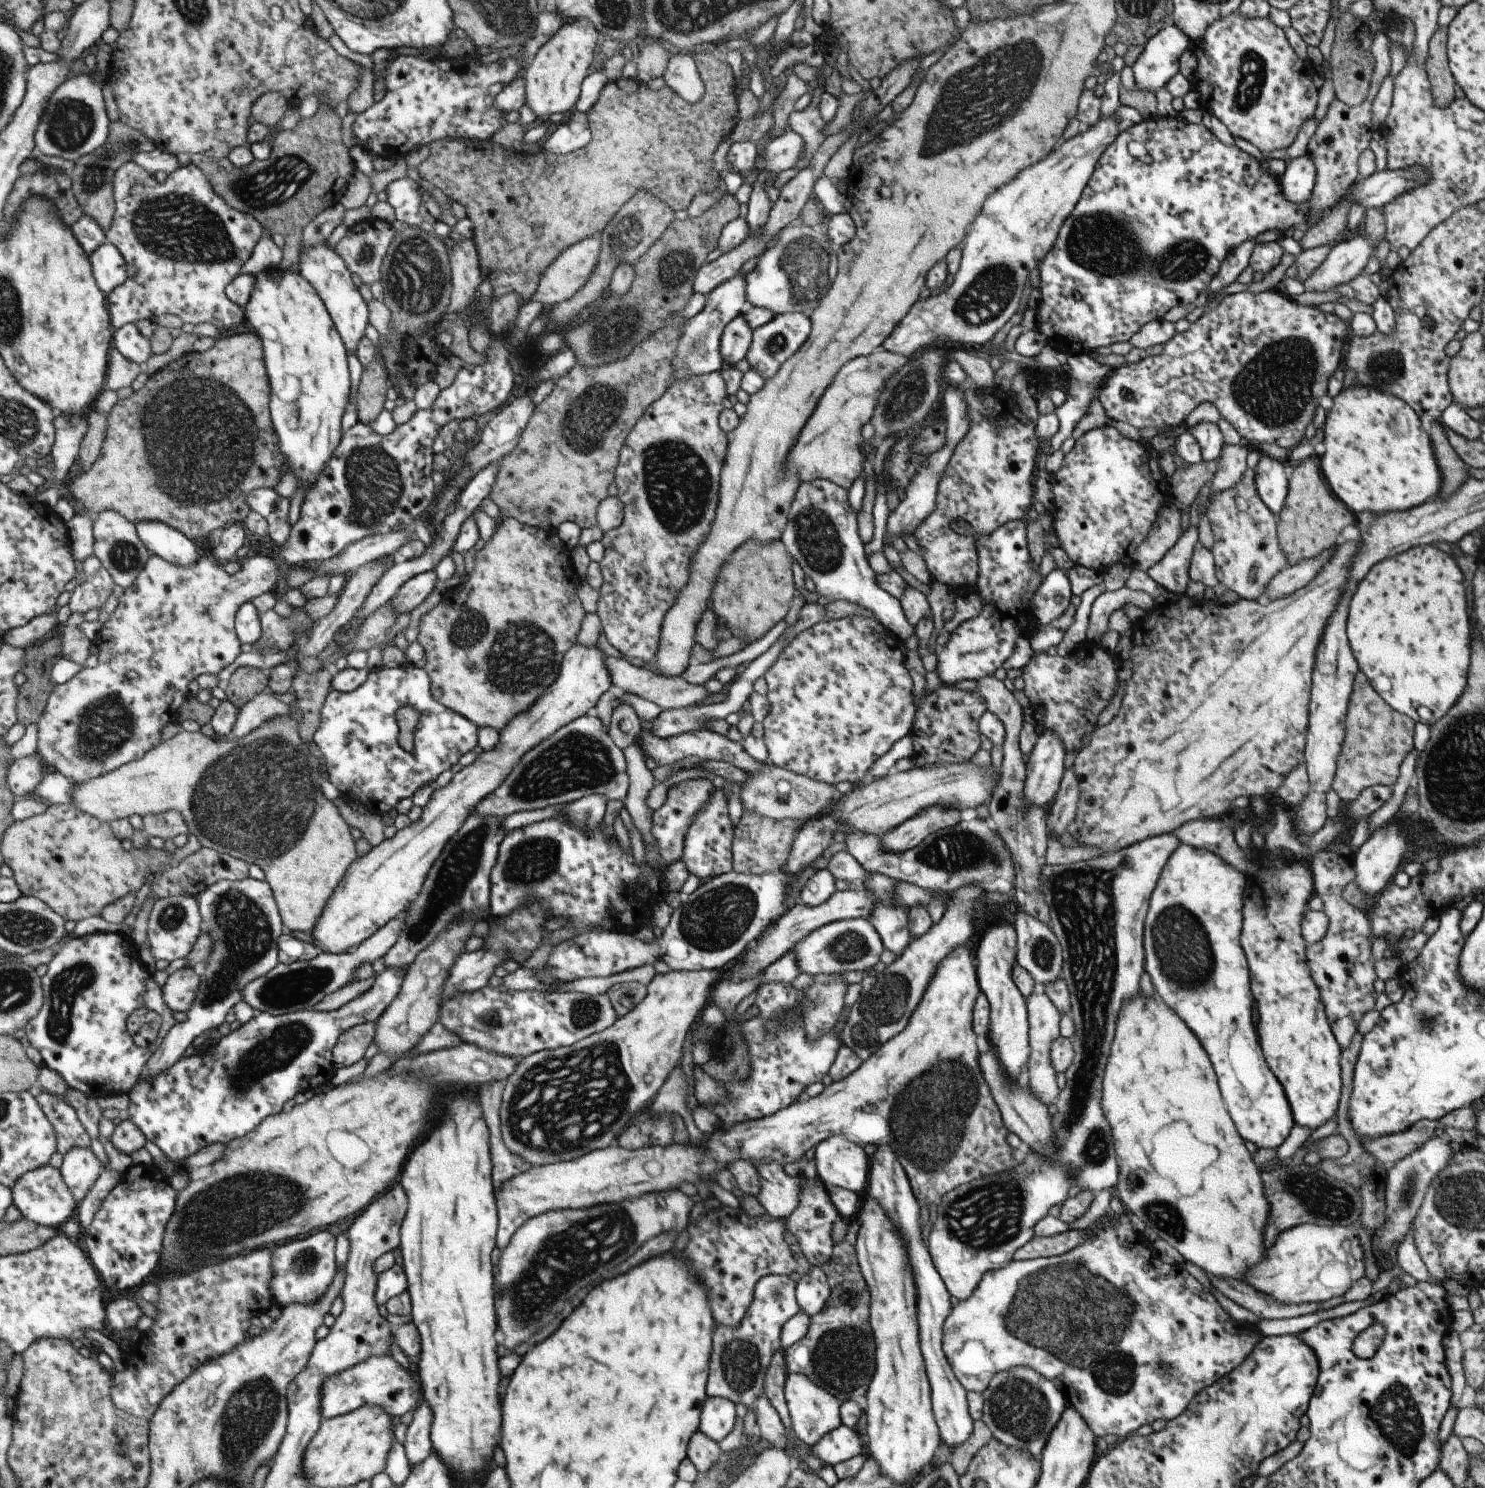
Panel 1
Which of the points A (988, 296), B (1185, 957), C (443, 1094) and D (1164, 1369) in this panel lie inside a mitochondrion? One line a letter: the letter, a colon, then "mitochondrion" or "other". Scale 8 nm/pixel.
A: mitochondrion
B: mitochondrion
C: other
D: mitochondrion

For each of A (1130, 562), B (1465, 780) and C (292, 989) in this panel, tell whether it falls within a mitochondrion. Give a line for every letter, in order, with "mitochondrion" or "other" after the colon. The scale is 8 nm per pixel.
A: other
B: mitochondrion
C: mitochondrion

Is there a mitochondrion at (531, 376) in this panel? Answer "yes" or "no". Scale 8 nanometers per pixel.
no

